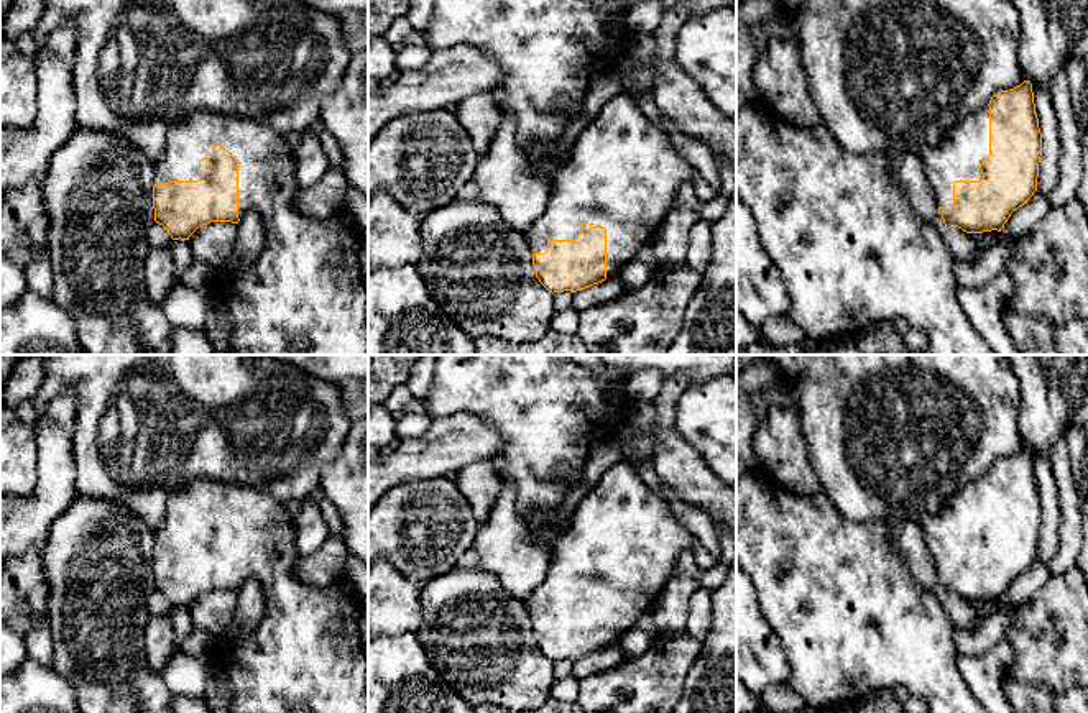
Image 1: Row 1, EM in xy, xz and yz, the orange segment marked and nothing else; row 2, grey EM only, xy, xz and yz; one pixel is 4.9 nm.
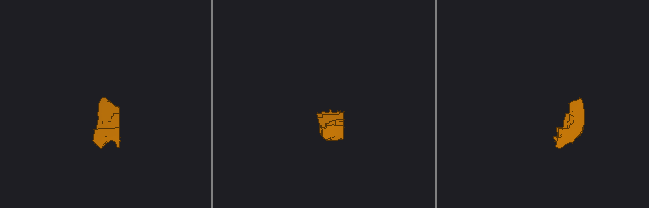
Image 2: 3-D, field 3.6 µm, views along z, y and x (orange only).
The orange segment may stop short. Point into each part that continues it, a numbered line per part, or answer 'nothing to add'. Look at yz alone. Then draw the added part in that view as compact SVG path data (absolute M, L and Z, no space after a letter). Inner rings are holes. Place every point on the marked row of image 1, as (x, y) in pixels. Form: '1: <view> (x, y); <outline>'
1: yz (958, 155); M989 107L968 115L937 146L915 151L937 207L953 207L955 181L981 181L980 164L989 156Z

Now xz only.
1: xz (623, 171); M621 92L583 128L575 145L570 148L569 161L554 174L547 207L526 232L528 245L532 253L544 253L549 240L575 240L583 222L605 227L606 278L616 276L661 227L679 186L694 181L695 176L697 171L672 145L669 135L646 118L636 97Z

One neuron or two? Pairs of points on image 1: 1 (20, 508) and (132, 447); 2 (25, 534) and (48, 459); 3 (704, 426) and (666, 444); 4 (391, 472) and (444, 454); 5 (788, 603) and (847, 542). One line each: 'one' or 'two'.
1: two
2: one
3: two
4: one
5: one

